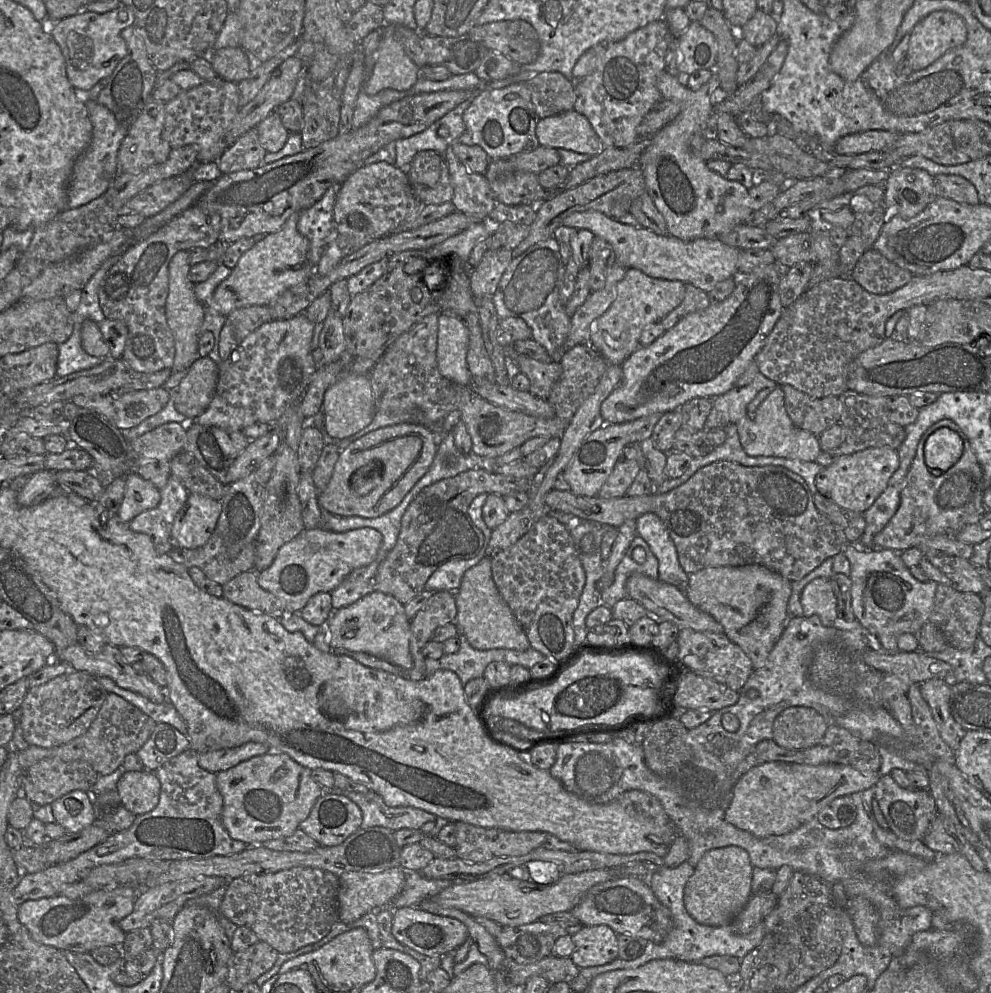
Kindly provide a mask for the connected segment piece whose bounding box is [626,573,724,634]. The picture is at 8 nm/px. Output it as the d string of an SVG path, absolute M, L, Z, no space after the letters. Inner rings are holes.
M633 573L626 580L626 590L628 597L640 601L648 615L654 616L658 621L670 621L680 630L689 628L698 632L724 633L724 628L718 621L693 605L686 593L674 585L652 579L642 573Z

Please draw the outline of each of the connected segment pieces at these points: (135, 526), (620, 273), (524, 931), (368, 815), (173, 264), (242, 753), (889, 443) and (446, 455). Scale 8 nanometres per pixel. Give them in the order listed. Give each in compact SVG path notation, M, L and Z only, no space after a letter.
M170 475L167 484L160 490L160 502L151 509L133 518L129 528L151 537L158 554L170 553L173 549L171 528L177 513L188 498L188 491L174 476Z
M614 264L602 289L591 292L585 302L571 317L570 331L564 342L564 351L579 344L589 343L591 324L612 304L616 297L617 285L624 278L627 269Z
M536 921L517 927L504 926L495 938L506 958L519 964L533 964L553 952L556 940L572 930Z
M338 789L325 791L344 795L360 808L362 812L360 829L371 827L384 827L392 831L421 829L424 823L435 821L437 818L434 814L415 807L389 807L383 798L372 790L363 793Z
M178 251L169 263L168 295L165 303L165 316L175 344L173 372L187 370L200 357L198 352L199 329L204 321L204 310L198 302L194 286L188 277L191 265L188 251Z
M248 742L235 748L211 750L200 753L198 764L201 768L209 772L219 773L250 758L268 752L270 752L270 749L267 745L259 742Z
M847 390L838 398L841 403L839 424L844 428L846 438L839 447L829 451L821 451L816 459L818 464L827 467L841 456L868 448L889 447L897 450L900 447L905 438L905 427L891 422L887 416L888 402L892 397L870 396Z
M441 425L425 426L431 428L437 435L438 450L430 469L415 484L424 489L440 480L454 477L458 474L482 467L483 459L473 452L461 453L455 445L452 432L442 433Z

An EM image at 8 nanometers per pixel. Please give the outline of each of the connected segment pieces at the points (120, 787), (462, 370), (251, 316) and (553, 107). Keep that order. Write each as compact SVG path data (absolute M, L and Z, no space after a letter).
M124 772L116 785L119 803L136 816L152 811L160 799L160 781L155 772Z
M439 313L437 364L440 373L455 384L470 386L472 375L467 366L469 330L463 320Z
M249 306L227 315L219 340L221 362L229 358L250 333L272 320L268 306Z
M541 72L526 82L540 119L574 108L576 95L571 82L560 72Z

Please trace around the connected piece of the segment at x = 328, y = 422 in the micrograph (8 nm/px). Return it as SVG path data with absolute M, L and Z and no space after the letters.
M350 373L332 385L324 395L322 407L324 431L336 440L351 437L372 422L376 411L369 376Z

